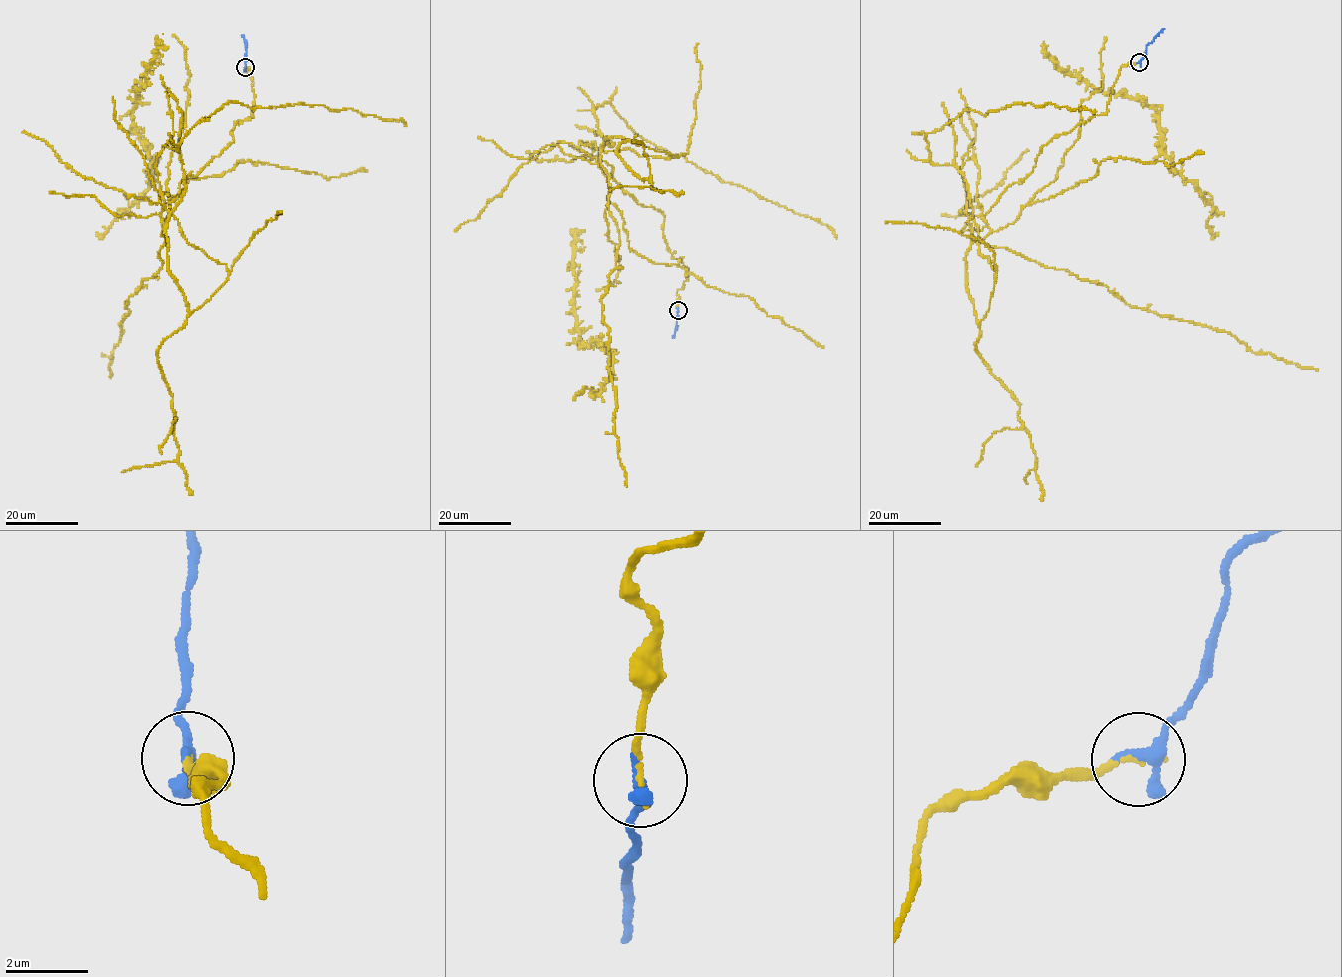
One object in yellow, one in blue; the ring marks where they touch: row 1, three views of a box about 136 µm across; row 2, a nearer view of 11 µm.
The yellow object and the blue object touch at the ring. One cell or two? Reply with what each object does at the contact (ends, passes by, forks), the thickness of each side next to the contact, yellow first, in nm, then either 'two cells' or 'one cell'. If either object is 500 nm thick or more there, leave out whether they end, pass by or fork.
yellow ends; blue ends; calibres 110 and 360 nm; one cell

